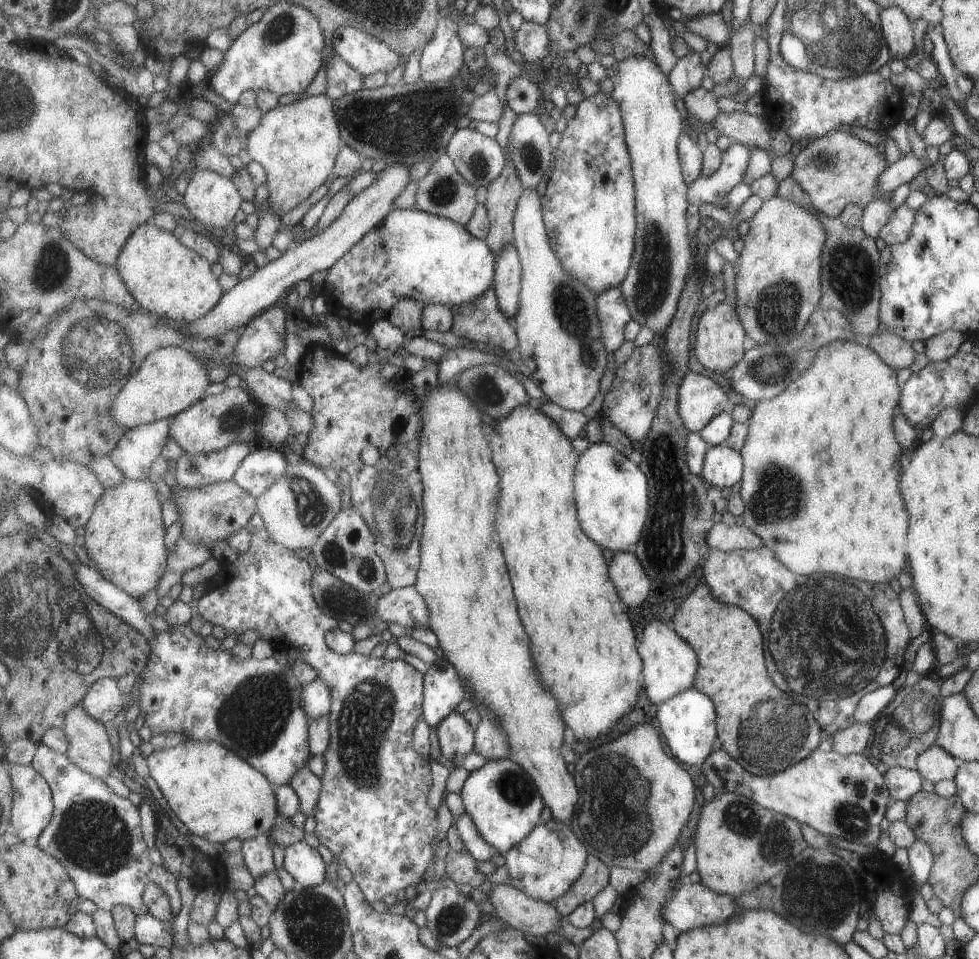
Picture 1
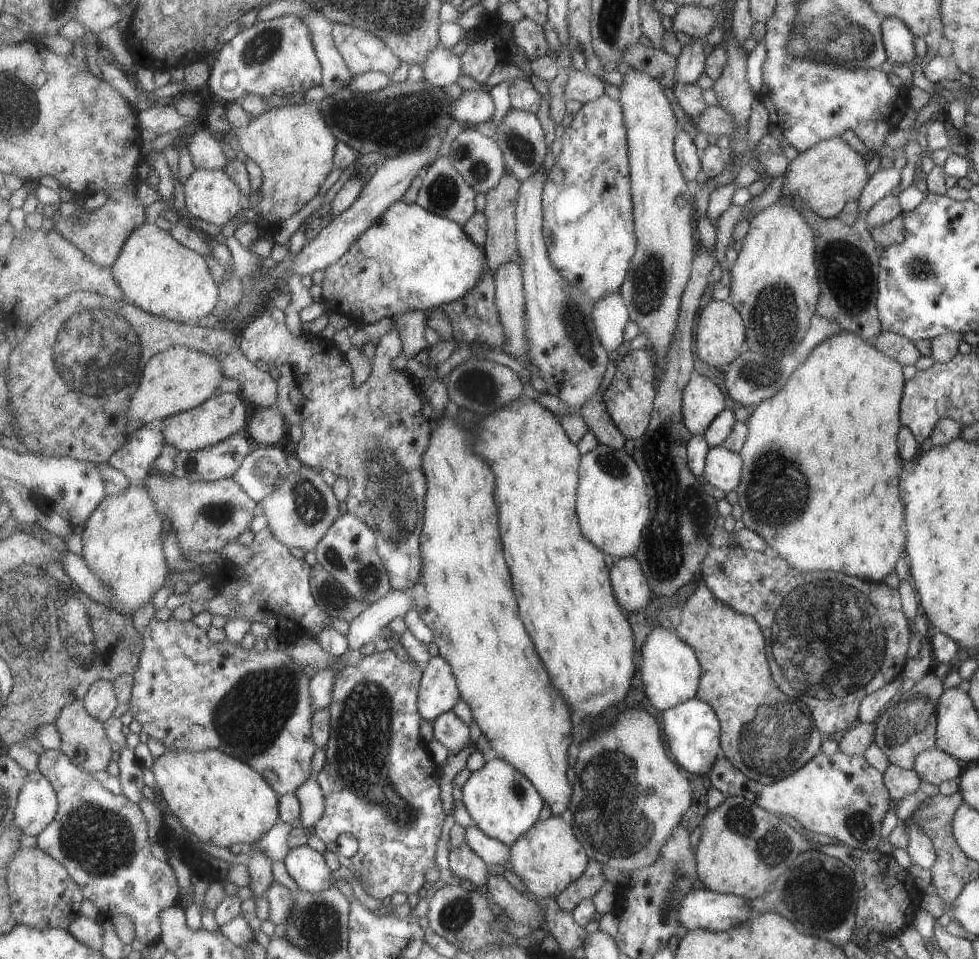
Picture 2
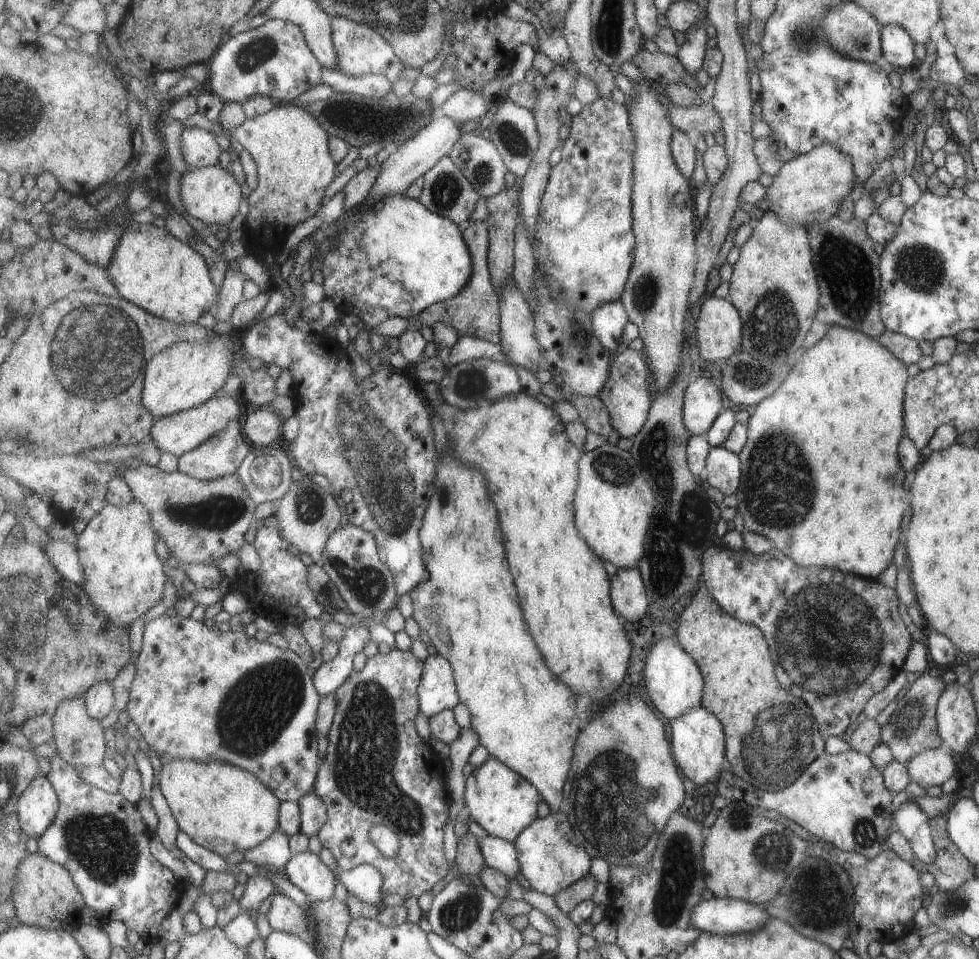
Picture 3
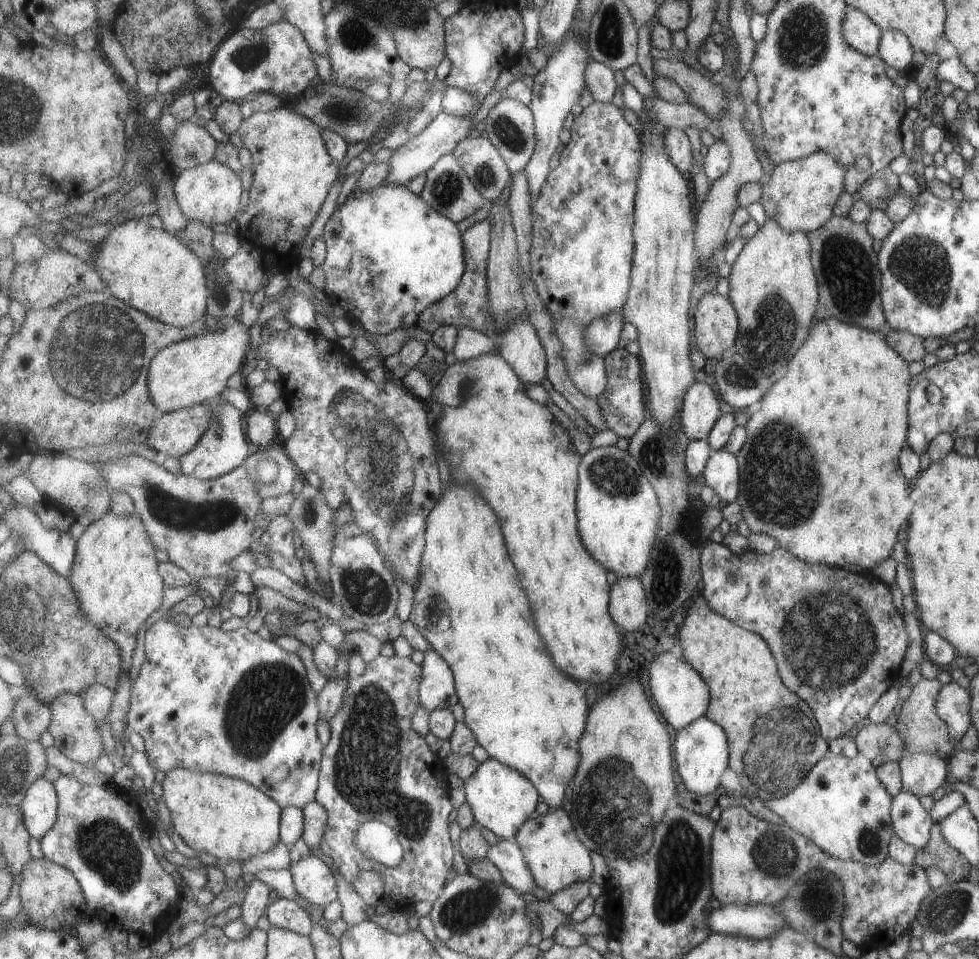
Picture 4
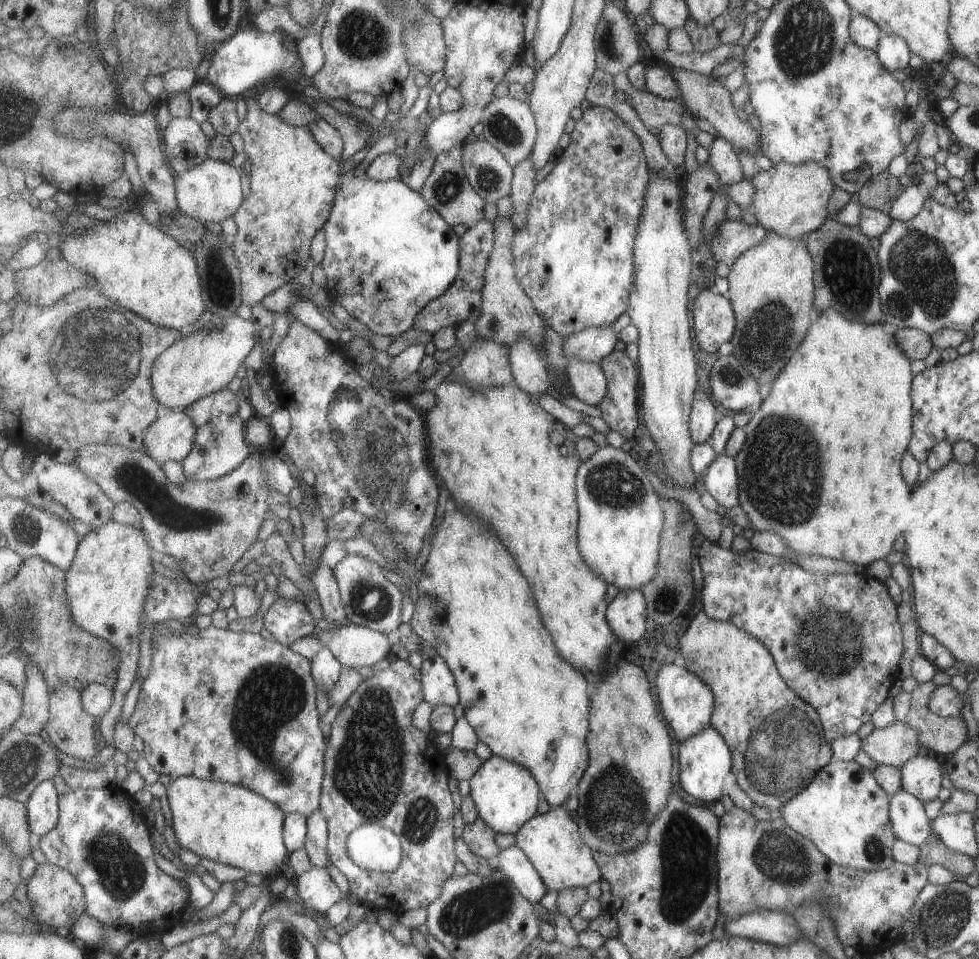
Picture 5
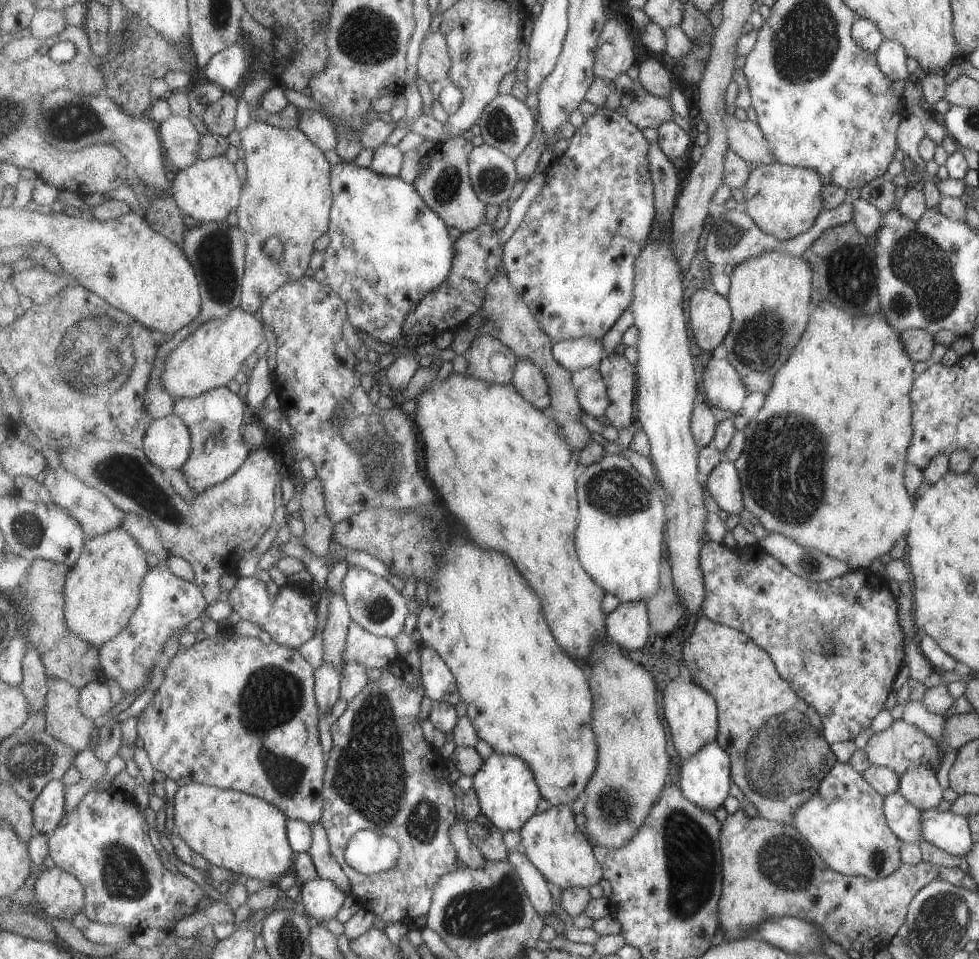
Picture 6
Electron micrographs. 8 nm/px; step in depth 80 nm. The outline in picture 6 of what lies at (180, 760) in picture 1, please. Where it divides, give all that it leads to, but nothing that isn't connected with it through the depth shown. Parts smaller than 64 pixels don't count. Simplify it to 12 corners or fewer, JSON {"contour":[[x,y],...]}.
{"contour":[[181,785],[174,819],[210,863],[277,885],[297,853],[255,795]]}

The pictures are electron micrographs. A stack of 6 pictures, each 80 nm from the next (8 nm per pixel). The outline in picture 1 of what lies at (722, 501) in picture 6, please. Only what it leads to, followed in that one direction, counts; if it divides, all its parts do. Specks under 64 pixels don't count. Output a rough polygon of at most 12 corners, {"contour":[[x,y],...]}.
{"contour":[[710,446],[702,476],[713,491],[743,476],[741,452]]}

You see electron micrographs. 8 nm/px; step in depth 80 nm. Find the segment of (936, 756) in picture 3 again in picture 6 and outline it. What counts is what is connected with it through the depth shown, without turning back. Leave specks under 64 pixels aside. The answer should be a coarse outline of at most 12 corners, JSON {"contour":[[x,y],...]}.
{"contour":[[913,767],[896,791],[921,812],[941,800],[931,767]]}

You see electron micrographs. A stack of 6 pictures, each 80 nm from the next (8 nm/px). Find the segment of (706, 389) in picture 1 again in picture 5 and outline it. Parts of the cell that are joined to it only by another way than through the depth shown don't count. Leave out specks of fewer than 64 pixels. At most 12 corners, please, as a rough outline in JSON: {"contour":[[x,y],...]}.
{"contour":[[697,391],[690,419],[692,439],[709,442],[719,412],[715,400]]}

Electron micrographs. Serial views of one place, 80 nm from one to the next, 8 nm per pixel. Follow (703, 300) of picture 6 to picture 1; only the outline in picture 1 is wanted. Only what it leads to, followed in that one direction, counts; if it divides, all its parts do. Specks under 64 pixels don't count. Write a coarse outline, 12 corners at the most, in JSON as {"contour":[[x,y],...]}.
{"contour":[[727,300],[698,322],[694,354],[729,374],[741,362],[741,317]]}

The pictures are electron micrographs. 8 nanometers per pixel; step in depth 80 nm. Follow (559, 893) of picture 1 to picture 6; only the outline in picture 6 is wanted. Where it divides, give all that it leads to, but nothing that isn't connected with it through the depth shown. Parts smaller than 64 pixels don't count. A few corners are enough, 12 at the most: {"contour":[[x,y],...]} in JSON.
{"contour":[[573,803],[538,812],[520,848],[563,891],[604,879]]}

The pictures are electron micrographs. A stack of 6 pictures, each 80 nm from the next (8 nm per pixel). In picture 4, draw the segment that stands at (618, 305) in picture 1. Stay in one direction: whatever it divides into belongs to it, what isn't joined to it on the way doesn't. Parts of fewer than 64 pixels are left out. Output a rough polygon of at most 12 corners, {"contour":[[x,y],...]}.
{"contour":[[620,311],[587,328],[589,350],[606,357],[622,340]]}

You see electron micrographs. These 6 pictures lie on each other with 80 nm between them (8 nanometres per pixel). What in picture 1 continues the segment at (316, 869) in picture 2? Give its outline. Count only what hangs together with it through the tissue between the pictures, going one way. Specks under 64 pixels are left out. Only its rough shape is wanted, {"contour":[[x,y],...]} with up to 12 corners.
{"contour":[[304,840],[286,847],[284,866],[300,887],[328,877],[321,852]]}

